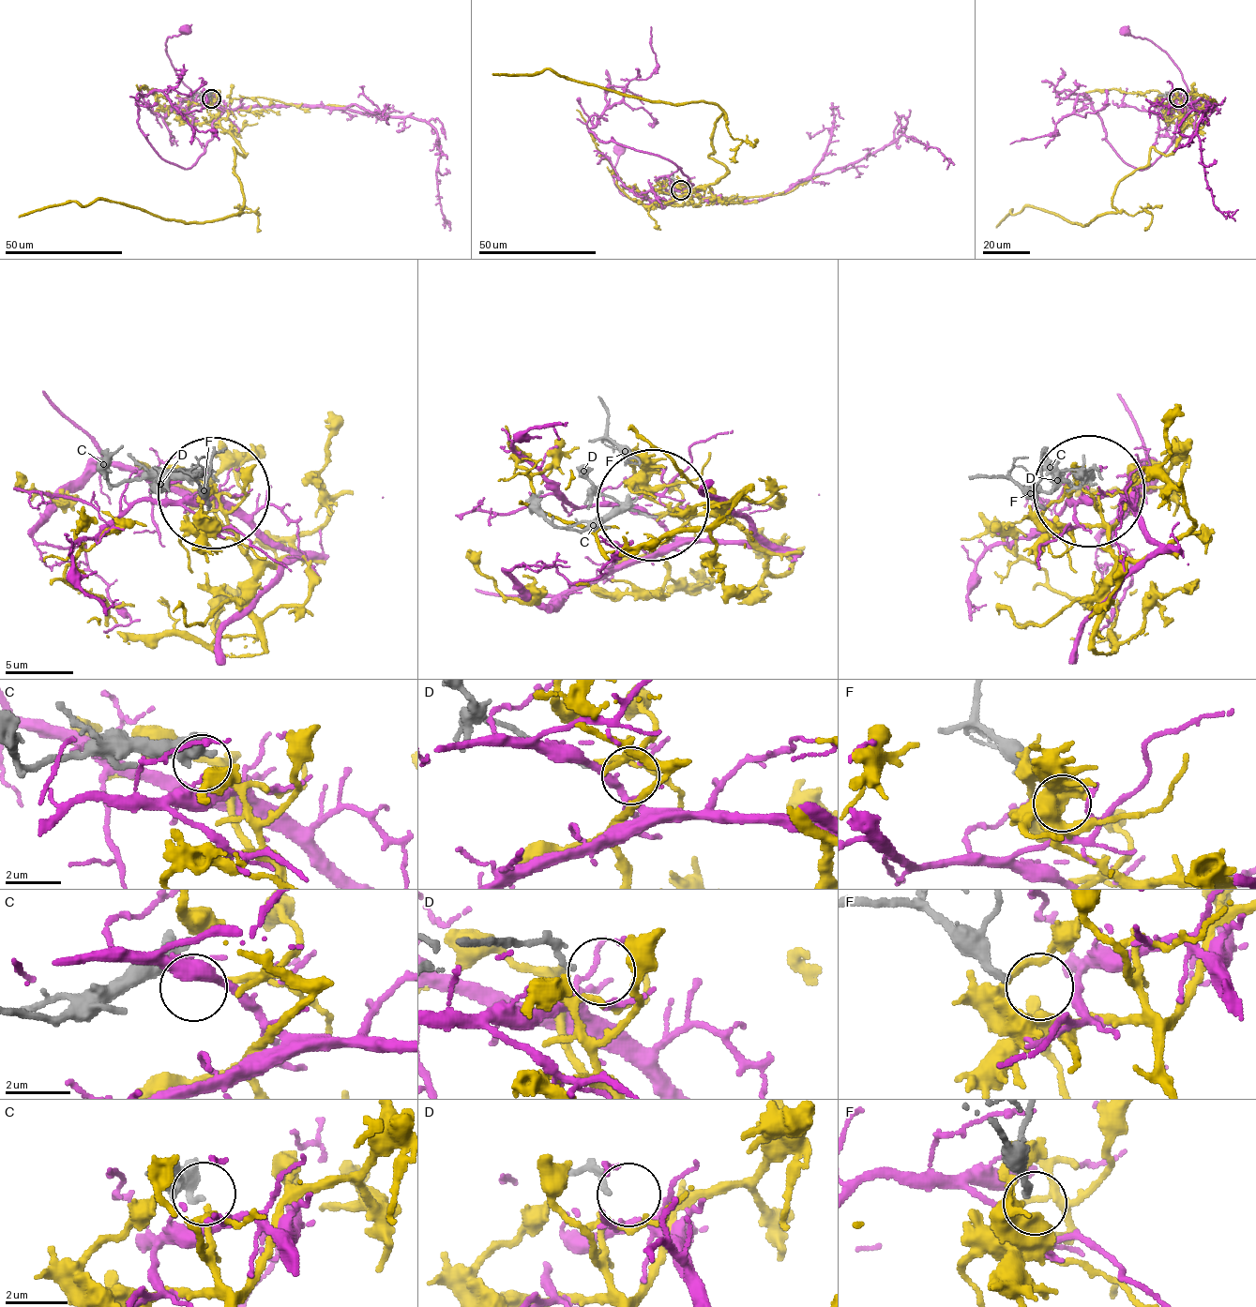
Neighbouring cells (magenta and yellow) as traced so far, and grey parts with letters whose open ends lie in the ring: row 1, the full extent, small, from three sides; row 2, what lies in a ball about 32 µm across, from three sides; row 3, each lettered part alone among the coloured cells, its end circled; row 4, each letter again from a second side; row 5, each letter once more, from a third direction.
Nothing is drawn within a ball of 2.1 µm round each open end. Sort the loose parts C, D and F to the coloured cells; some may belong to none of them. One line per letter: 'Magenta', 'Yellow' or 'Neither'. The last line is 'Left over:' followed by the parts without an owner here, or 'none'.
C: Yellow
D: Neither
F: Neither
Left over: D, F

